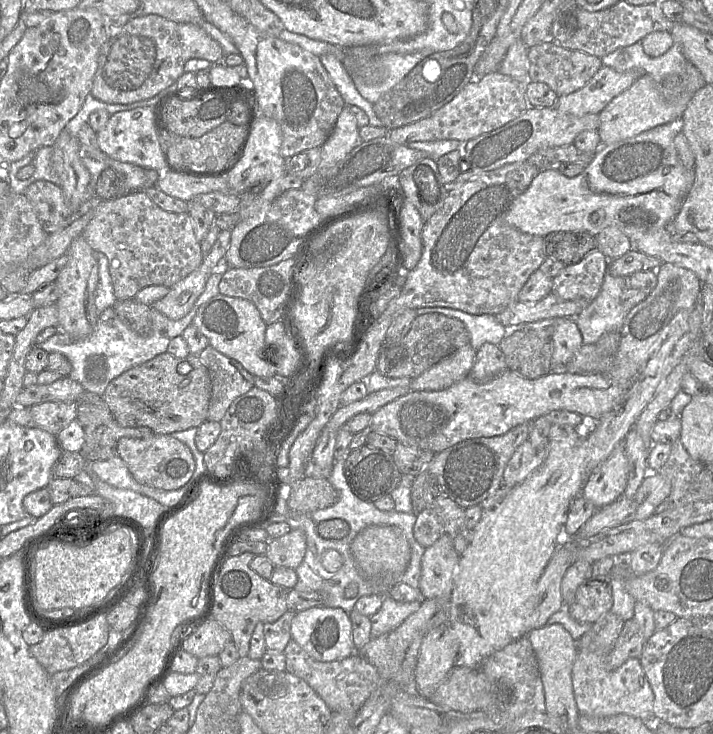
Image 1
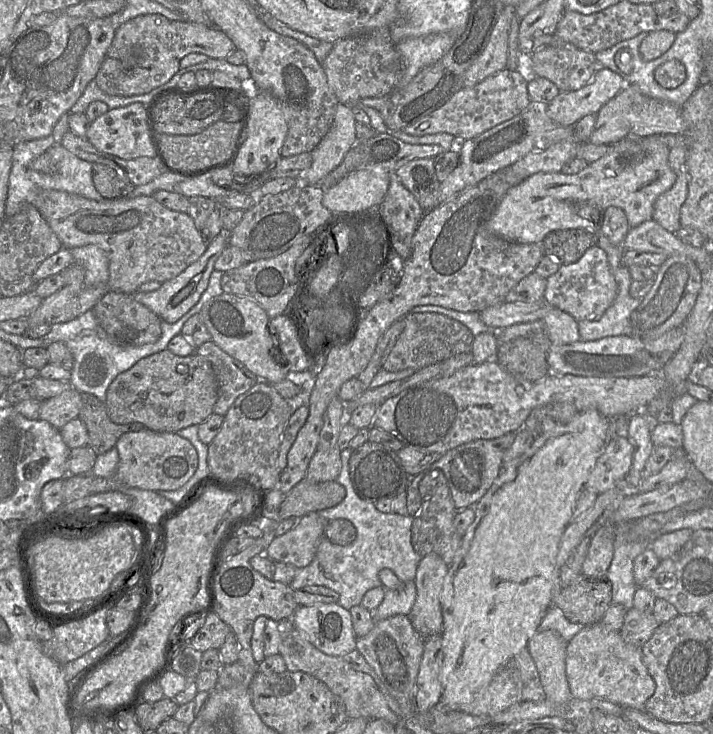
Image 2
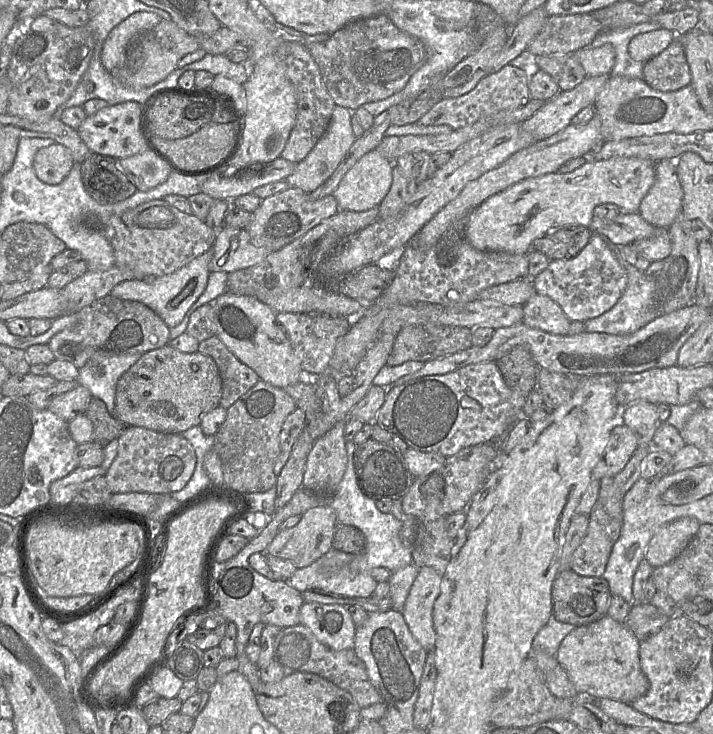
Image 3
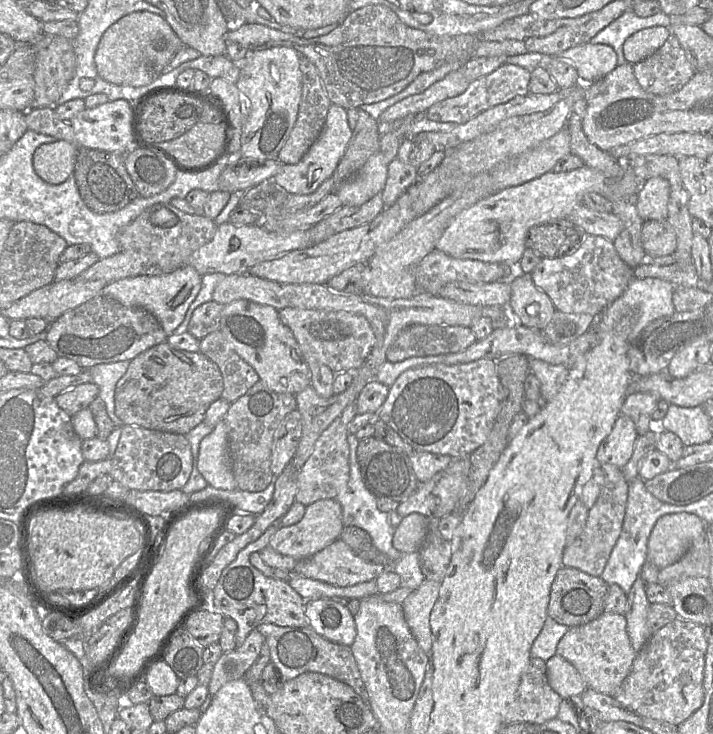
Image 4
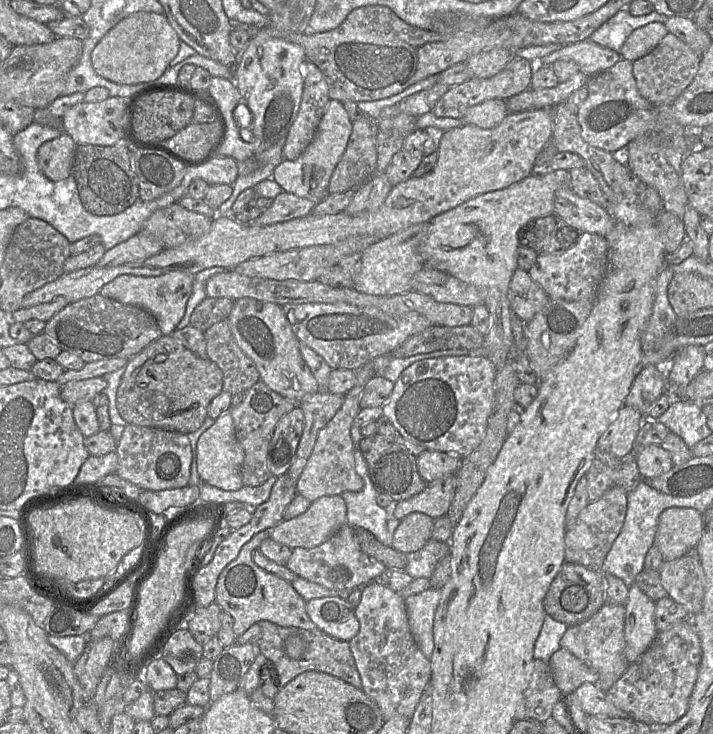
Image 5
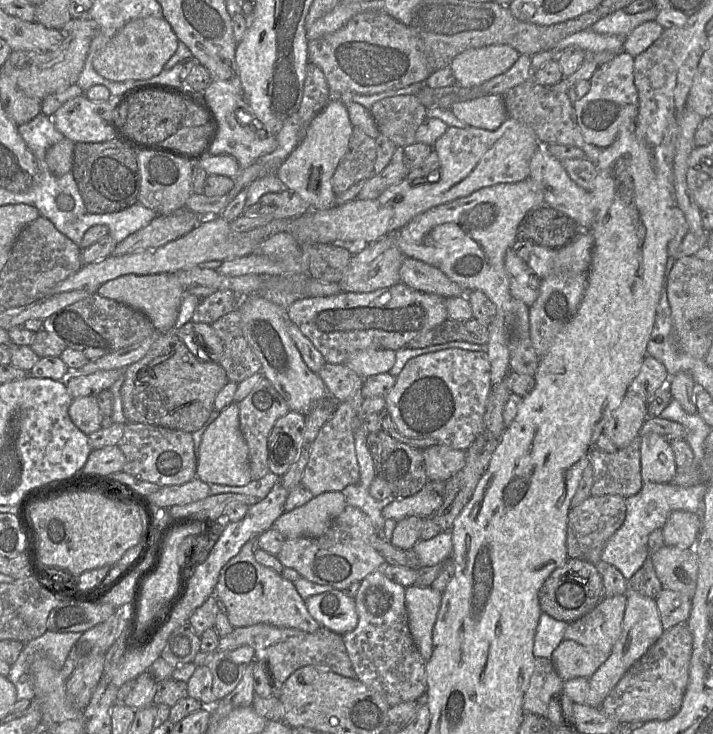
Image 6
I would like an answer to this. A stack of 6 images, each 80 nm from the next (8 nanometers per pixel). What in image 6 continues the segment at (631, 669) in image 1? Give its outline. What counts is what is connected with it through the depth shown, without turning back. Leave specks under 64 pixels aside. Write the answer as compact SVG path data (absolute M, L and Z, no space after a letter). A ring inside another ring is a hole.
M626 595L605 596L589 613L569 623L564 639L610 654L621 633L626 603Z

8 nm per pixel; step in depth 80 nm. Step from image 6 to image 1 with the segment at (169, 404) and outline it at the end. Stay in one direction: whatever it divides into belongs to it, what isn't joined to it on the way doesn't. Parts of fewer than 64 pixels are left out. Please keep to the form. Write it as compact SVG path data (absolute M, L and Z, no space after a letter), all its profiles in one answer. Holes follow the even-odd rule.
M168 352L159 354L149 361L125 371L108 384L103 395L104 401L119 425L123 427L149 427L155 434L171 434L199 427L207 420L210 397L209 372L199 356L190 354L184 358L178 358ZM184 362L191 365L191 371L186 375L181 375L177 371L177 366Z

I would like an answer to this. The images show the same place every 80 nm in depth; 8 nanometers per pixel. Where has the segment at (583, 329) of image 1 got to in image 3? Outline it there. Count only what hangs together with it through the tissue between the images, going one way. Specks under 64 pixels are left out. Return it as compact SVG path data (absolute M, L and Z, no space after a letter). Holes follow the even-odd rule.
M603 236L603 238L617 258L618 262L624 268L628 278L627 285L616 305L600 316L584 322L584 331L619 336L630 335L657 318L655 302L656 279L649 277L645 272L639 271L637 268L628 263L624 258L620 247L612 243L607 237Z

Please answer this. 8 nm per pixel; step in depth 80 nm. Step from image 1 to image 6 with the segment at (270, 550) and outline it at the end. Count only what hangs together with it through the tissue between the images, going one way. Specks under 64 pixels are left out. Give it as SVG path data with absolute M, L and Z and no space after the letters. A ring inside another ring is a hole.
M324 492L305 505L284 512L273 524L285 539L322 536L347 506L341 492Z

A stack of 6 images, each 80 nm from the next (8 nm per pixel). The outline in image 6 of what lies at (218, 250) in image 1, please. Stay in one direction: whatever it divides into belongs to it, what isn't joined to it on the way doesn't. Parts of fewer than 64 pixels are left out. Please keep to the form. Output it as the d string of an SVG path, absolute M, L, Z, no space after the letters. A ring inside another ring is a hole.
M175 274L123 275L107 281L97 293L105 298L115 300L144 313L161 334L174 332L179 310L185 292Z

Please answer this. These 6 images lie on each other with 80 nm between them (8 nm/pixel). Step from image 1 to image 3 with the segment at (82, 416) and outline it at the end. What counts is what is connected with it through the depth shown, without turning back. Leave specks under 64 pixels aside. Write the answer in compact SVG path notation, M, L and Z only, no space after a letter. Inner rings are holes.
M97 397L91 399L85 414L93 424L93 442L103 448L129 427L129 425L118 420L115 415L111 415L106 404Z

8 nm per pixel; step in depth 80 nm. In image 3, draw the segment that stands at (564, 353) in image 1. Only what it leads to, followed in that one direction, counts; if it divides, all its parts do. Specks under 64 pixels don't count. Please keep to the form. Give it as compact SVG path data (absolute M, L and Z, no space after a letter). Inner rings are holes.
M534 293L522 305L522 323L555 335L569 335L570 320L548 296Z

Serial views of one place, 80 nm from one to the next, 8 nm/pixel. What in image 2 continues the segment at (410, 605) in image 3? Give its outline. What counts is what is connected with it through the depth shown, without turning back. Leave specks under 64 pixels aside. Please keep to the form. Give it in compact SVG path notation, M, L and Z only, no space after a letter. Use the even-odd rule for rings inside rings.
M436 553L426 555L418 565L416 599L408 618L424 639L442 632L440 596L448 569L449 565Z

